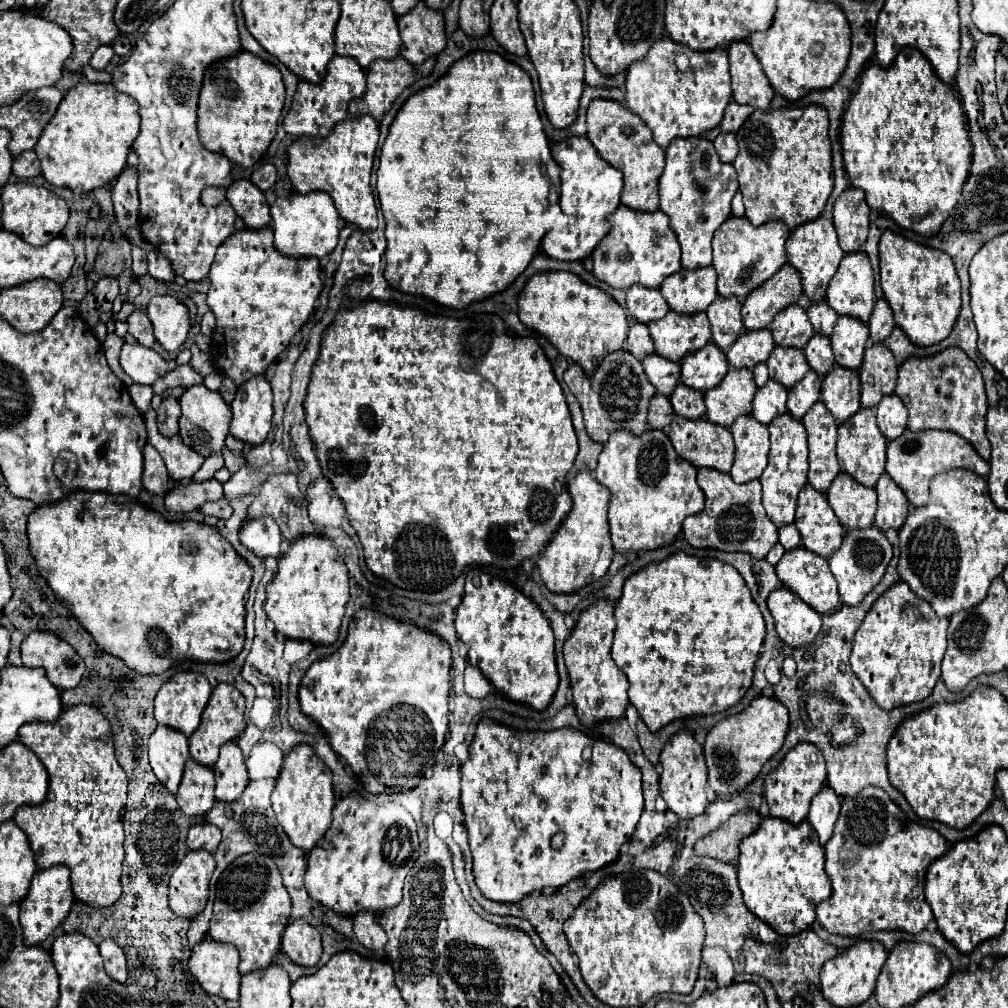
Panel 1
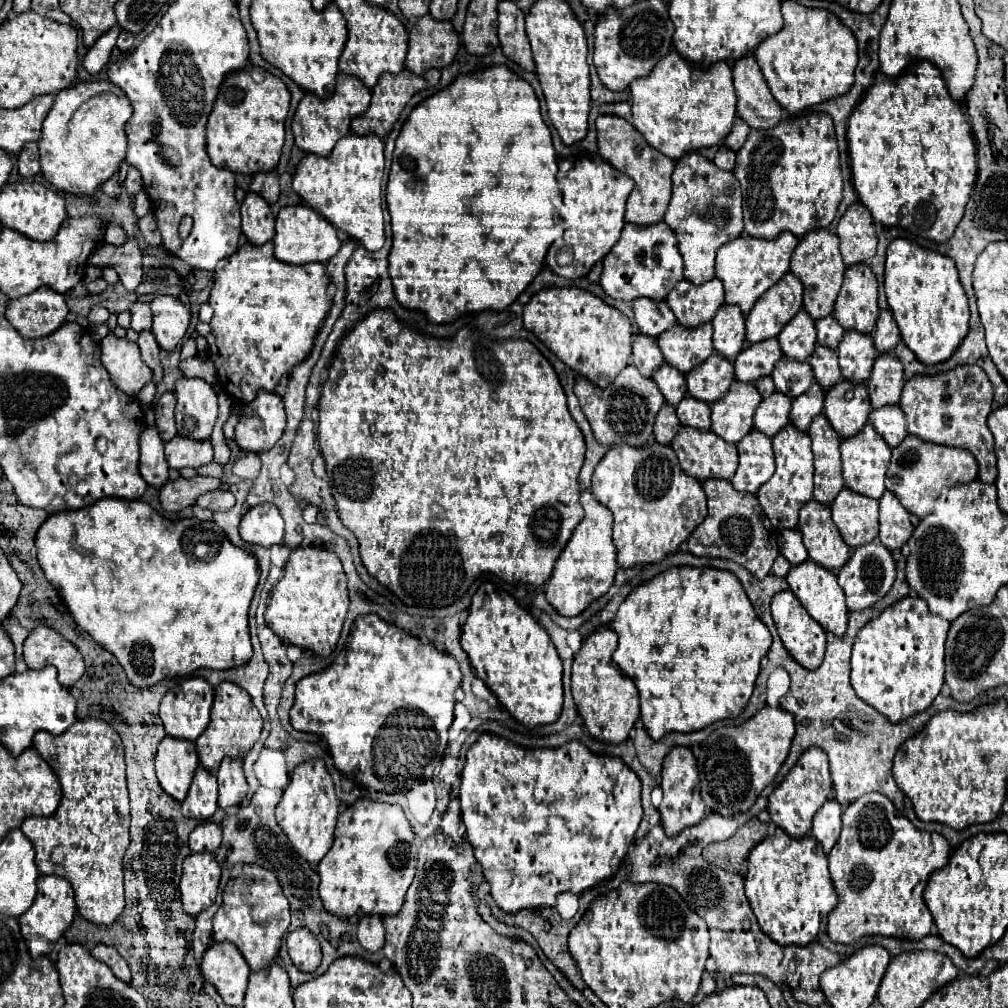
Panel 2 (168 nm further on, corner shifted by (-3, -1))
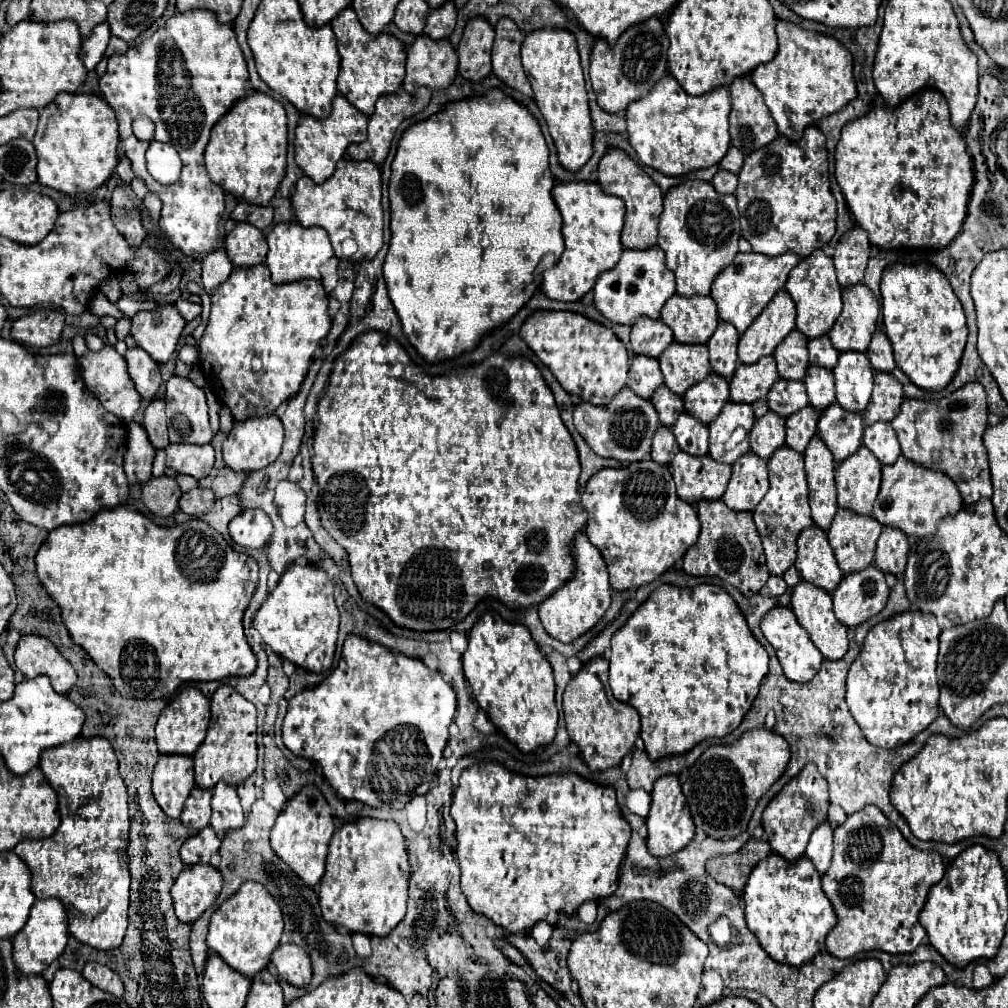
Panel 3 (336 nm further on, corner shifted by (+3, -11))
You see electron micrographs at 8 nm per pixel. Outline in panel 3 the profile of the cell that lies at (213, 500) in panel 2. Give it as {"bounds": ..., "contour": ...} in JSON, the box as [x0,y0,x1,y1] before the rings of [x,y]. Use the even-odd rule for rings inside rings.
{"bounds":[179,487,215,517],"contour":[[[197,487],[197,489],[191,489],[191,491],[183,493],[183,497],[179,501],[179,509],[183,513],[199,517],[205,511],[209,511],[209,507],[213,507],[213,501],[215,501],[215,493],[211,489]]]}

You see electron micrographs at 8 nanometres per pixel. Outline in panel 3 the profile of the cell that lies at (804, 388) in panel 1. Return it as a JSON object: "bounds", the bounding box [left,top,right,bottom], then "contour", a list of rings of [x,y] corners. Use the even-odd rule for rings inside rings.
{"bounds":[787,405,817,453],"contour":[[[807,405],[787,417],[787,445],[799,453],[805,451],[809,439],[817,433],[817,411]]]}

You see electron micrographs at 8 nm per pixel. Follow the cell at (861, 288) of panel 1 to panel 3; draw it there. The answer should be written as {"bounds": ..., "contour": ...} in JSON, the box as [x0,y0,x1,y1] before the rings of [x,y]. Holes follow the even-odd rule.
{"bounds":[829,283,879,351],"contour":[[[863,283],[843,291],[843,311],[837,317],[829,339],[837,351],[865,351],[877,329],[879,303]]]}

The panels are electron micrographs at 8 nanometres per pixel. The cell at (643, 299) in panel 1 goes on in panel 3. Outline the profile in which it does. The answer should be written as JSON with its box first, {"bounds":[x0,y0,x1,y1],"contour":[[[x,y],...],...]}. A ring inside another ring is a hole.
{"bounds":[631,319,673,357],"contour":[[[637,319],[631,327],[631,347],[637,355],[659,357],[673,343],[673,333],[659,319]]]}

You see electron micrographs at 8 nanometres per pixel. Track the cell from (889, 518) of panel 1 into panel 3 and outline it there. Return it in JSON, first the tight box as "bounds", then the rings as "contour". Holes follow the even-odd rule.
{"bounds":[875,527,909,575],"contour":[[[883,527],[881,535],[877,539],[875,565],[883,573],[901,575],[907,565],[907,553],[909,553],[907,535],[897,531],[895,527]]]}

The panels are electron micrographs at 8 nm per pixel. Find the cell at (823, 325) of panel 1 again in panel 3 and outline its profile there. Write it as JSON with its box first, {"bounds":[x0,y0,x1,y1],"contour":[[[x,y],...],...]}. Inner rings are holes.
{"bounds":[809,335,839,369],"contour":[[[827,335],[809,341],[809,361],[811,361],[811,365],[821,365],[821,367],[833,369],[837,365],[837,359],[839,359],[839,351],[833,347],[833,343]]]}

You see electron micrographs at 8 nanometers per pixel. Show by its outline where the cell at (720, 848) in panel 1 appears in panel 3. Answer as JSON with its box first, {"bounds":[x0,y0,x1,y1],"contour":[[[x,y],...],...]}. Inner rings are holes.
{"bounds":[707,837,771,893],"contour":[[[751,837],[745,843],[745,847],[741,847],[741,851],[709,859],[707,861],[707,873],[717,883],[723,883],[723,885],[731,887],[733,891],[741,893],[753,867],[759,861],[763,861],[769,853],[771,853],[771,847],[767,841],[759,841],[759,839]]]}

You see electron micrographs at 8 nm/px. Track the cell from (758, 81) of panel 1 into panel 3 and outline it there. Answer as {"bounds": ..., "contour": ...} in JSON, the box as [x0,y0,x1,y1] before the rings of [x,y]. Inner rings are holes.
{"bounds":[729,75,779,155],"contour":[[[747,75],[733,79],[729,93],[733,105],[729,115],[731,143],[745,155],[751,155],[779,135],[777,125],[763,103],[763,95]]]}

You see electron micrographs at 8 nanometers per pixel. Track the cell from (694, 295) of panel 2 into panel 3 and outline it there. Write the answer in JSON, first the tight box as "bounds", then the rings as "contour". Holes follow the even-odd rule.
{"bounds":[661,295,719,343],"contour":[[[673,295],[663,311],[661,321],[671,327],[679,343],[707,343],[713,335],[719,317],[713,297],[681,297]]]}

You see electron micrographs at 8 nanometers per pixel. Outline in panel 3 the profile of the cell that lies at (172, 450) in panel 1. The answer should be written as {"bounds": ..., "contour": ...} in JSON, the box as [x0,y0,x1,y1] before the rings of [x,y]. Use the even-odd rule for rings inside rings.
{"bounds":[165,445,215,479],"contour":[[[169,445],[165,453],[167,467],[177,473],[193,475],[195,479],[207,477],[215,461],[211,445]]]}

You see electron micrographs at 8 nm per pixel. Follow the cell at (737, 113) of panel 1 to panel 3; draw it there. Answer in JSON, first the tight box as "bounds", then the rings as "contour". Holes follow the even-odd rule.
{"bounds":[719,147,745,173],"contour":[[[731,147],[727,151],[727,155],[721,159],[719,169],[727,169],[727,171],[733,171],[733,173],[739,173],[739,169],[743,165],[743,159],[745,159],[745,155],[737,147]]]}

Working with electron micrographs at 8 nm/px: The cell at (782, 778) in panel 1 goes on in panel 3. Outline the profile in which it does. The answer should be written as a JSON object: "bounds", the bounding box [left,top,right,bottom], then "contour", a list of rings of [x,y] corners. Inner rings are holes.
{"bounds":[763,763,829,861],"contour":[[[809,763],[803,767],[803,771],[793,777],[765,807],[763,811],[763,829],[769,837],[769,845],[773,853],[785,857],[787,861],[795,861],[805,853],[807,841],[811,831],[827,821],[827,807],[829,807],[829,797],[827,797],[827,781],[825,777],[817,771],[817,765]]]}

